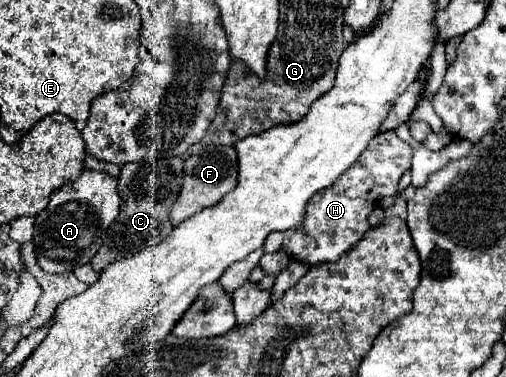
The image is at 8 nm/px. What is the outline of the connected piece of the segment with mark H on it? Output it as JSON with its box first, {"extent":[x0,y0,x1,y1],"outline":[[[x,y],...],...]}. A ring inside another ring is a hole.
{"extent":[264,130,412,266],"outline":[[[392,130],[374,136],[356,164],[344,172],[344,176],[340,176],[330,188],[324,188],[312,196],[304,224],[292,232],[272,232],[264,242],[264,252],[284,250],[290,258],[306,262],[308,266],[316,266],[320,262],[336,262],[370,228],[368,216],[378,206],[378,202],[384,196],[398,194],[398,180],[410,168],[410,160],[412,148]]]}

